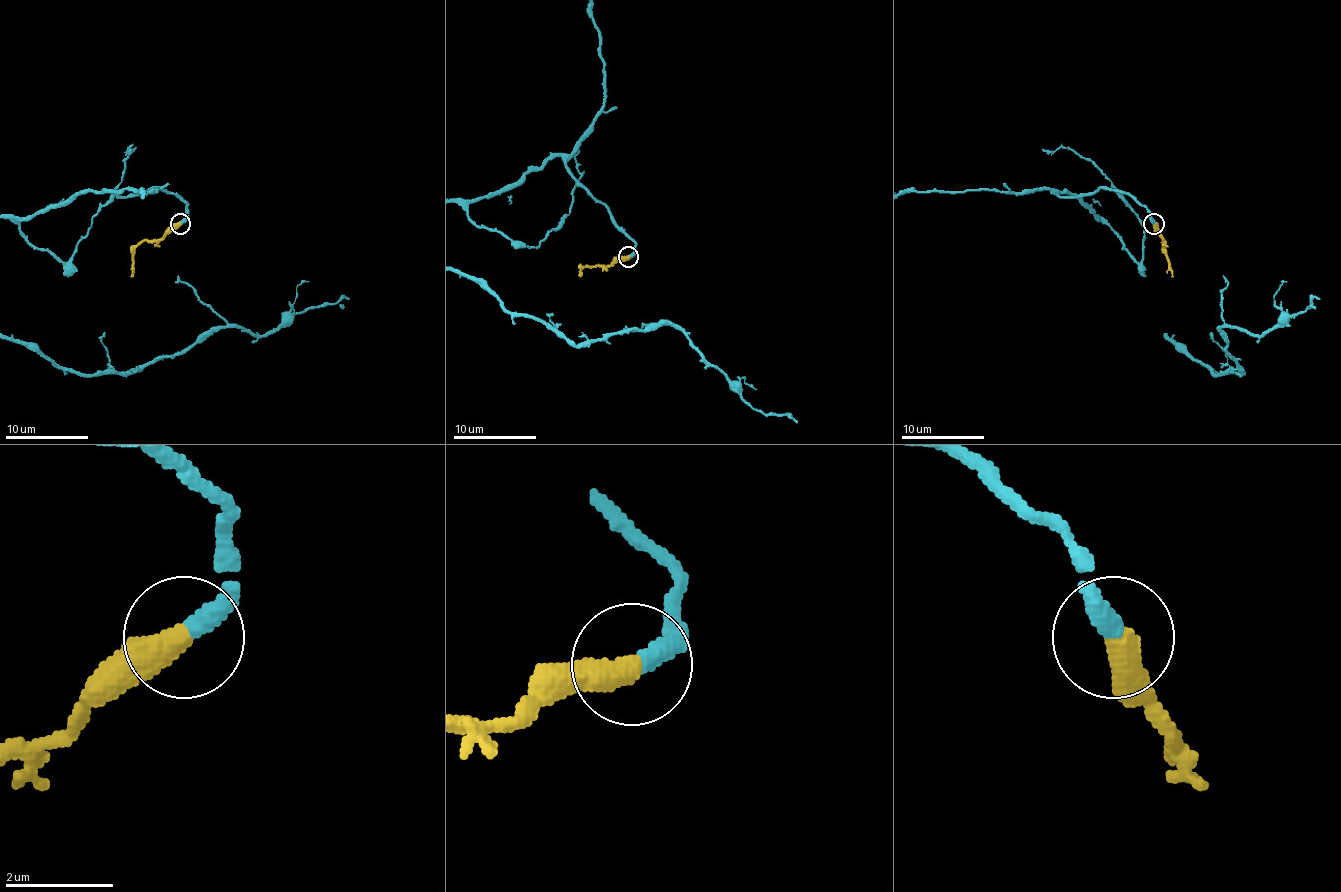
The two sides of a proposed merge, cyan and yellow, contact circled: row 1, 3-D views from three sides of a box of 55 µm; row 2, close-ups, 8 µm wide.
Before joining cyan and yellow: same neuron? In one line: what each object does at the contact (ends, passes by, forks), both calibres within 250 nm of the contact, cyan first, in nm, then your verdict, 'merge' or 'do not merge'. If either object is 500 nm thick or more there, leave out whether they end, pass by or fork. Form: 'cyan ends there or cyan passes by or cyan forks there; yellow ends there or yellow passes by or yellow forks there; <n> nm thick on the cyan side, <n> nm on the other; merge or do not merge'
360 nm thick on the cyan side, 550 nm on the other; merge

